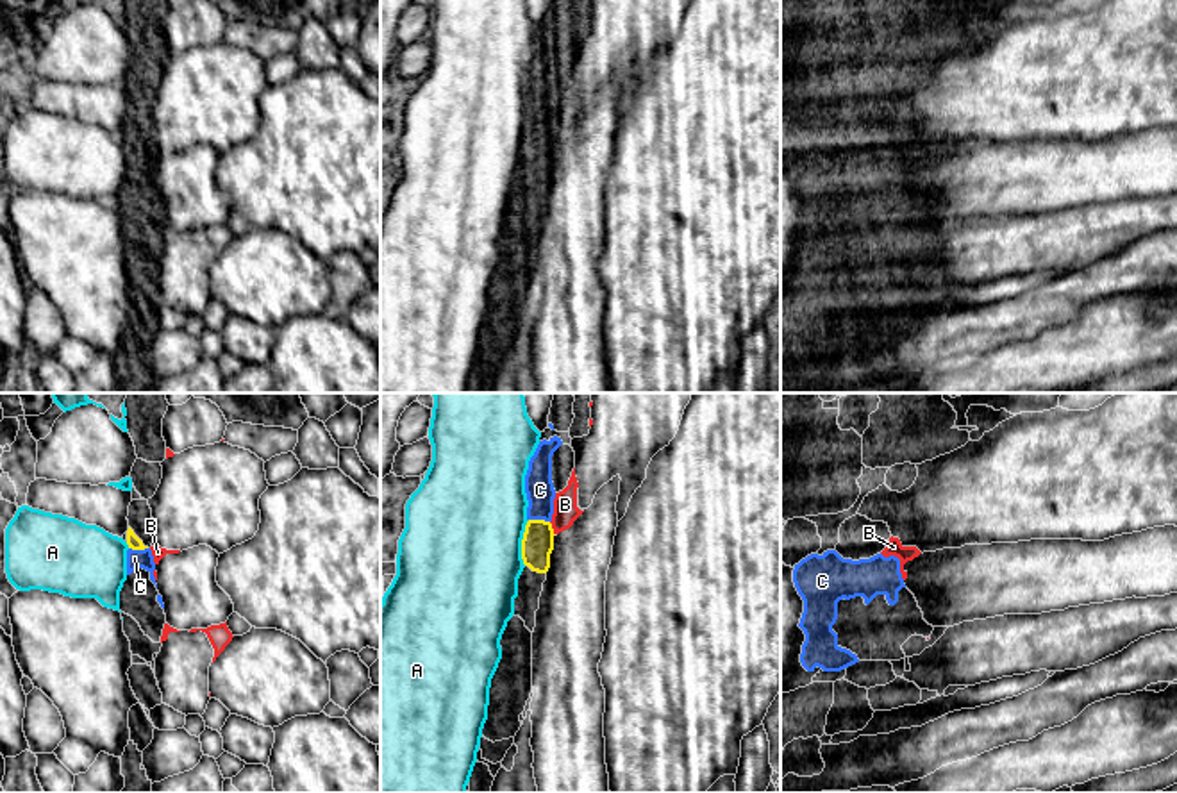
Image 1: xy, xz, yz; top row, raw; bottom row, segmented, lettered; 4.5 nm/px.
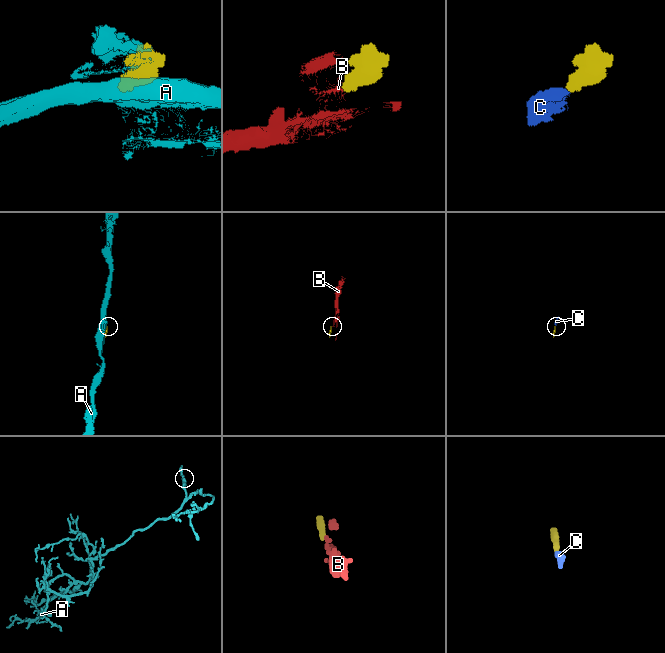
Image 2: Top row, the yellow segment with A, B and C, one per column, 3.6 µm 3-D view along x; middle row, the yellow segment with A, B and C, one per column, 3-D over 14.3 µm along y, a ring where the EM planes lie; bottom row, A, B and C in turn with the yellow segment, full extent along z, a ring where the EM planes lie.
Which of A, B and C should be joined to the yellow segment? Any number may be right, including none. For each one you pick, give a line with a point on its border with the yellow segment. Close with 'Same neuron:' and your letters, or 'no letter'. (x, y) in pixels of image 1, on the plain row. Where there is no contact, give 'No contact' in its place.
C: Touches yellow at xz (540, 120)
Same neuron: C

